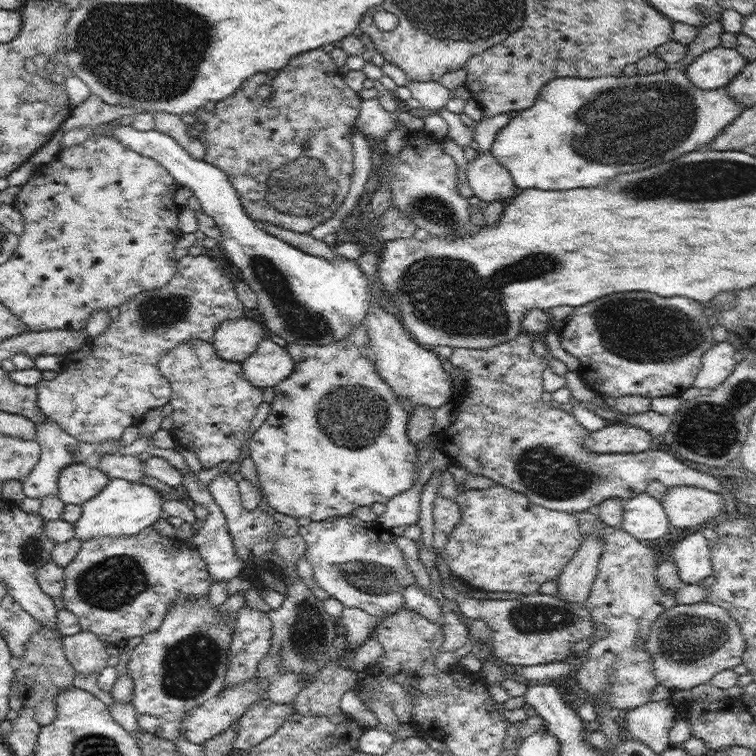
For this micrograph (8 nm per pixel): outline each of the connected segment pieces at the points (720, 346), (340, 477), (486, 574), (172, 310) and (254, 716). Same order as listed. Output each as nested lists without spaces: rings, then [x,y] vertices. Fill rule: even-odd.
[[[725,341],[712,345],[703,354],[701,366],[693,385],[696,388],[712,389],[720,386],[737,365],[734,359],[736,351],[732,344]]]
[[[350,338],[335,340],[332,344],[314,344],[314,346],[288,343],[285,349],[294,359],[294,372],[273,387],[275,397],[270,403],[269,415],[249,442],[249,457],[256,465],[263,490],[262,496],[266,497],[268,504],[274,510],[289,517],[299,519],[304,516],[307,521],[326,521],[327,518],[332,518],[332,516],[348,516],[359,506],[371,507],[374,503],[386,505],[393,496],[410,490],[417,482],[419,470],[416,467],[416,452],[418,449],[410,443],[407,433],[409,415],[402,407],[401,400],[397,398],[397,395],[377,372],[371,357],[352,343]]]
[[[492,483],[485,489],[458,491],[456,498],[462,516],[444,545],[443,560],[452,576],[462,578],[472,590],[523,595],[536,593],[543,582],[558,580],[559,574],[577,553],[583,540],[578,519],[572,513],[538,506],[530,502],[527,496],[503,484]]]
[[[186,255],[177,262],[177,271],[166,286],[143,290],[120,307],[120,315],[111,319],[108,328],[100,336],[92,336],[68,356],[72,368],[62,369],[52,380],[42,379],[37,386],[37,403],[47,418],[55,420],[62,430],[79,441],[118,442],[124,428],[139,425],[146,412],[164,406],[171,397],[171,384],[158,373],[160,359],[178,344],[190,339],[213,342],[213,336],[221,322],[243,316],[244,306],[234,291],[233,275],[220,269],[214,255]]]
[[[265,698],[255,702],[239,719],[240,724],[236,730],[237,737],[234,739],[233,748],[249,750],[260,744],[278,731],[293,713],[293,702],[276,704]]]

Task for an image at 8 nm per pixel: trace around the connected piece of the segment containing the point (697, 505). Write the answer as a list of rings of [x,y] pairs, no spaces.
[[[697,486],[667,487],[663,509],[673,528],[690,528],[727,515],[722,494]]]

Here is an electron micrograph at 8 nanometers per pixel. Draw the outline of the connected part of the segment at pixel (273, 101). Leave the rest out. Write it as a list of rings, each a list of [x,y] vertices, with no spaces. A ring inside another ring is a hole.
[[[317,48],[294,56],[284,68],[276,72],[253,74],[240,85],[240,88],[237,88],[234,94],[231,94],[228,98],[219,100],[215,104],[213,112],[204,108],[198,109],[194,112],[198,122],[197,125],[200,128],[199,134],[196,136],[206,147],[206,154],[203,158],[204,162],[214,165],[214,167],[217,167],[226,174],[228,181],[230,181],[232,187],[235,188],[239,195],[242,207],[252,220],[261,221],[262,223],[272,223],[274,226],[280,226],[280,228],[292,232],[310,233],[312,229],[317,227],[320,223],[326,222],[326,220],[332,218],[348,195],[354,174],[352,162],[352,136],[355,130],[356,119],[359,117],[360,107],[361,97],[359,93],[346,84],[344,70],[334,65],[330,53],[324,52],[322,48]],[[261,84],[266,84],[266,86],[270,86],[271,88],[271,96],[267,99],[260,99],[258,94],[256,94],[256,90],[260,88]]]

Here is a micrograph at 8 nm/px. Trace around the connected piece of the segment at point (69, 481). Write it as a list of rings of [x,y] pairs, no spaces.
[[[92,462],[74,463],[60,471],[57,496],[66,505],[81,505],[94,498],[111,479]]]

